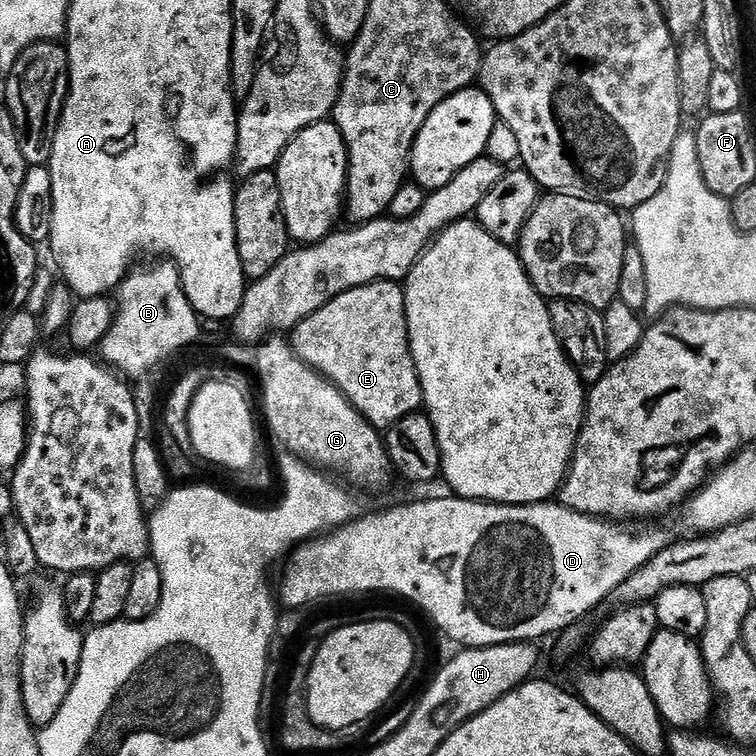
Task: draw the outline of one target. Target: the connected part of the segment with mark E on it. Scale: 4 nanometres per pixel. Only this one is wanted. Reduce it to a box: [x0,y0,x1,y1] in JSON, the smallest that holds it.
[290,282,422,430]

